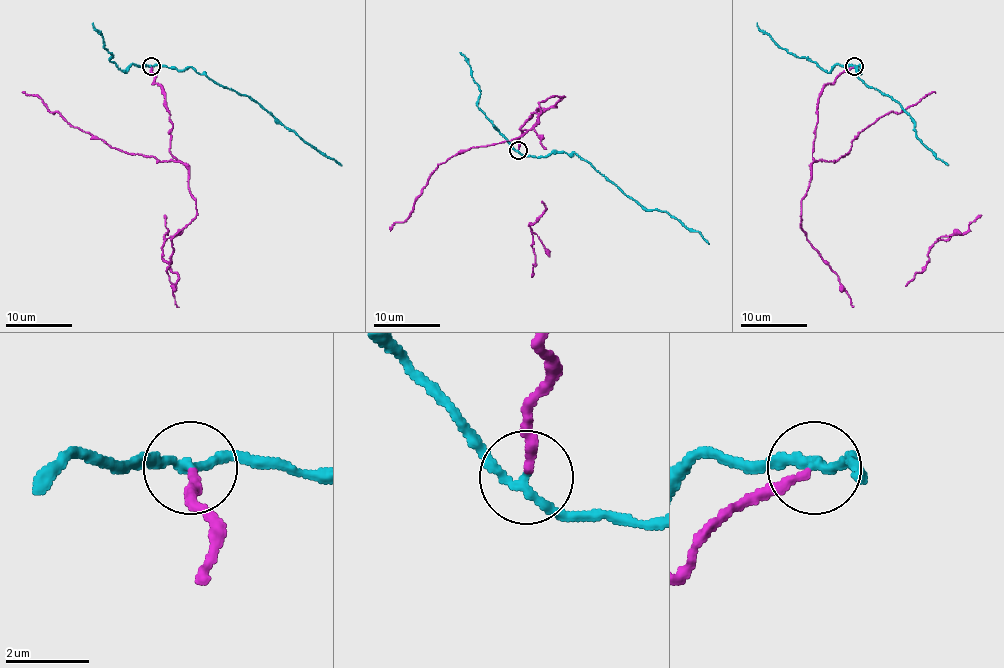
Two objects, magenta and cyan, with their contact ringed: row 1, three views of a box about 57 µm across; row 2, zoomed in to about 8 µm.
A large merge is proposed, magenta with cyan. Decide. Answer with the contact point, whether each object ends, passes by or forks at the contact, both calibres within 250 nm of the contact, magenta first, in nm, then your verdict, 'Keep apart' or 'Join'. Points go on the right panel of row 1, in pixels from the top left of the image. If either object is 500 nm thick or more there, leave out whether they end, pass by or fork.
Place: (854, 66). At the ring magenta ends. At the ring cyan passes by. Thickness 220 nm (magenta) against 200 nm. Keep apart

